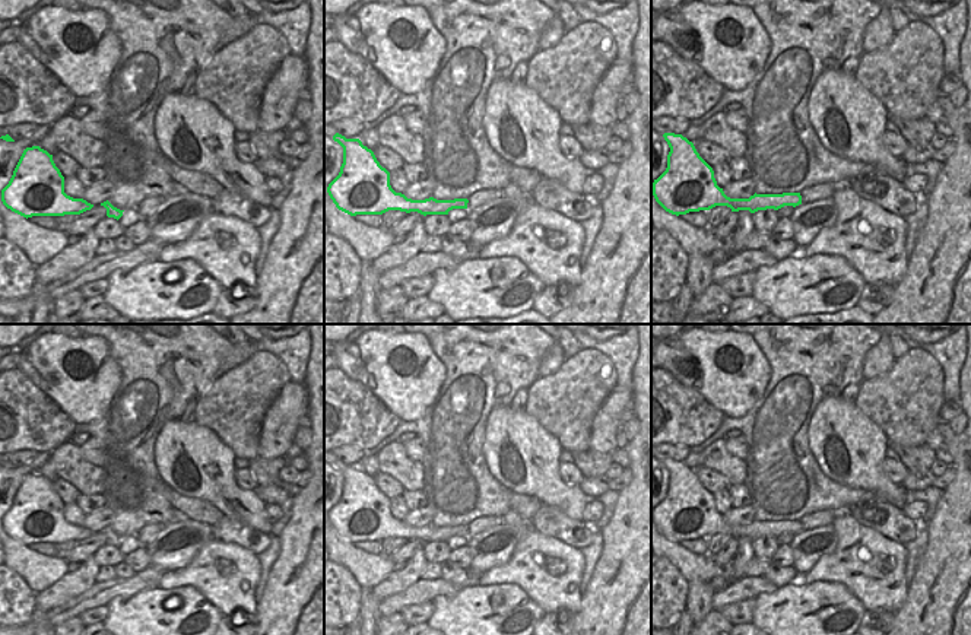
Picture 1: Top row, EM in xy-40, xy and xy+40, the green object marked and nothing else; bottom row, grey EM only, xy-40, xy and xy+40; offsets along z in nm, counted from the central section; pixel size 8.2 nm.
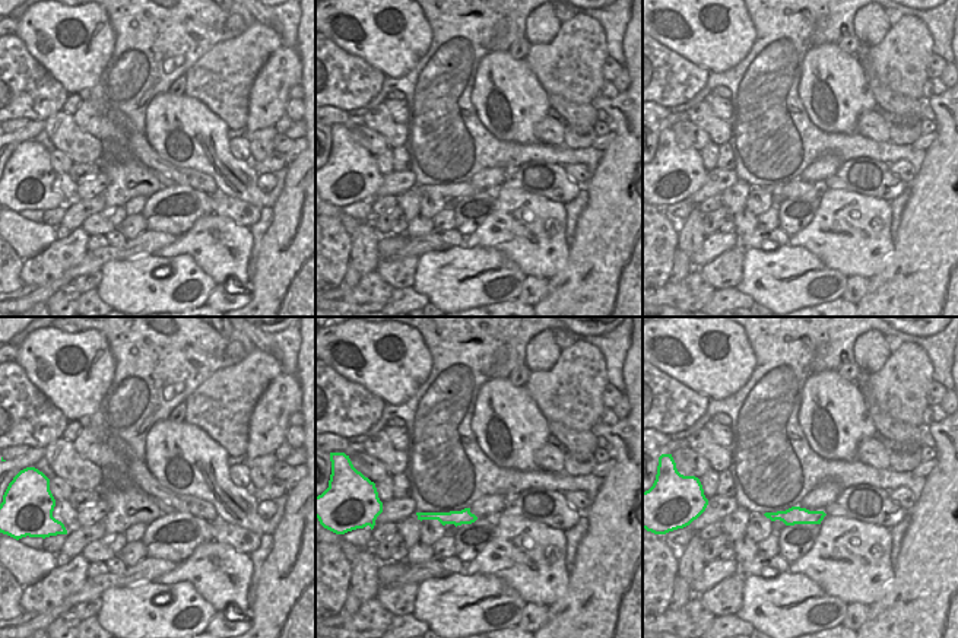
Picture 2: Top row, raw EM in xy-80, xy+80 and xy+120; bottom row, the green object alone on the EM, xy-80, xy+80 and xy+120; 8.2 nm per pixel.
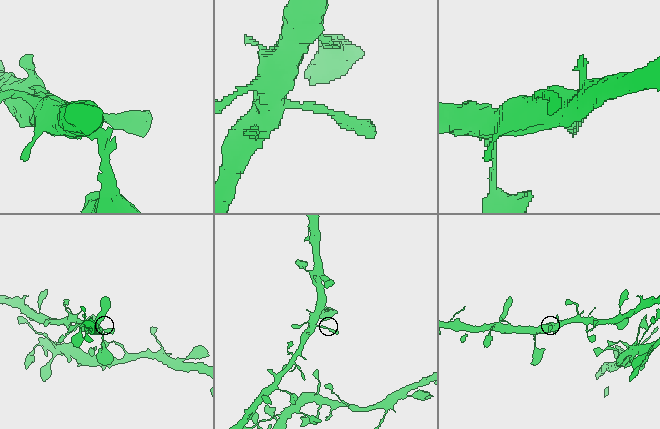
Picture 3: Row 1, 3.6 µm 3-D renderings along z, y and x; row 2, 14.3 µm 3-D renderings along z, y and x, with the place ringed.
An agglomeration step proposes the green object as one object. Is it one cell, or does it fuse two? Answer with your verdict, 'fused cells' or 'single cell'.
single cell

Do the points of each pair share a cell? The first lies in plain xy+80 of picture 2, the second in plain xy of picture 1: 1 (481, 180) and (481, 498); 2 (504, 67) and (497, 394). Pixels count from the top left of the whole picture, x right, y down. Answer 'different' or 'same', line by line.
1: different
2: different

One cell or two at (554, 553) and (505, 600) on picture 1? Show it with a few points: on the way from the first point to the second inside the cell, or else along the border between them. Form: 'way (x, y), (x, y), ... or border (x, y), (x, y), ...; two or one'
border (486, 584), (517, 584), (543, 612); two

